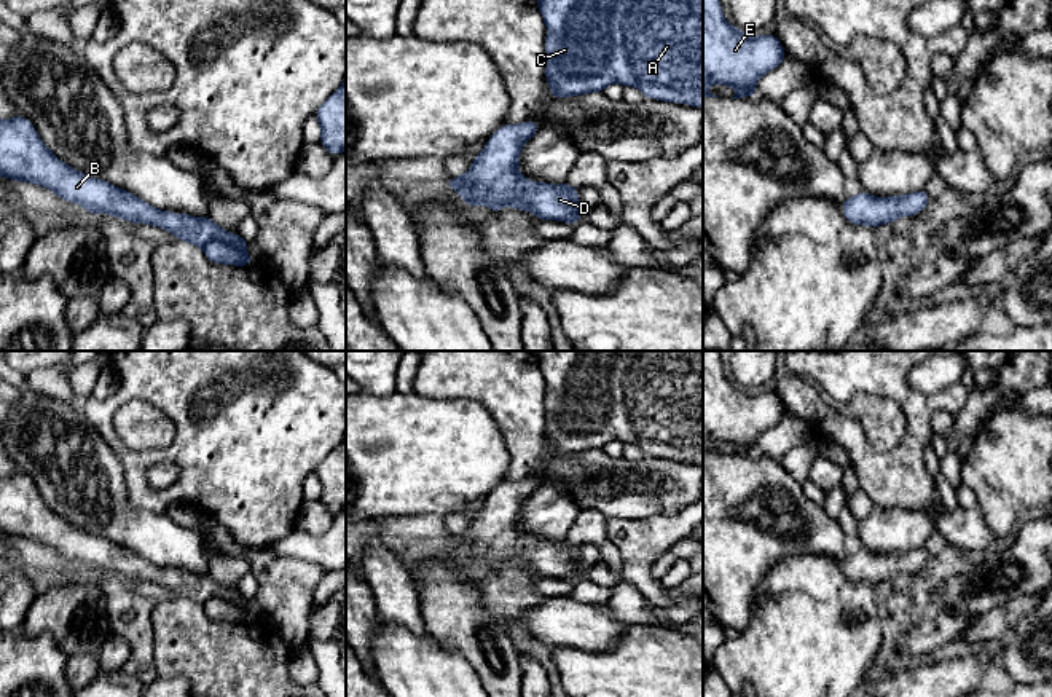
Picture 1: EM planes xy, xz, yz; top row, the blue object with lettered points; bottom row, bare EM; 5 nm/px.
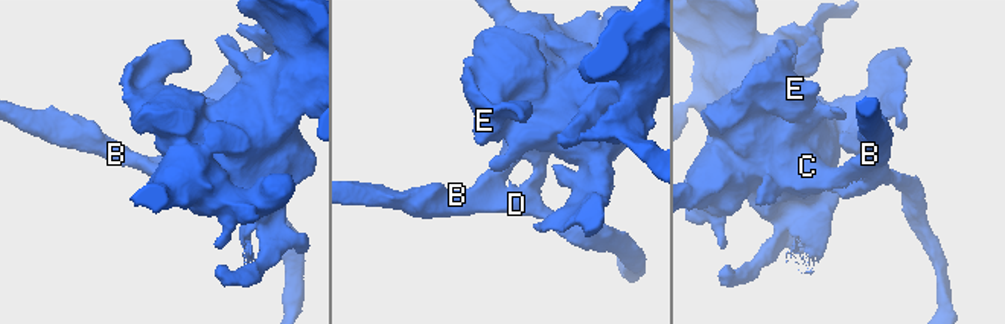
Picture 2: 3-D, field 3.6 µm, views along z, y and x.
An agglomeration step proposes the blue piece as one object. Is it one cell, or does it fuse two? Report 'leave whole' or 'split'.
leave whole

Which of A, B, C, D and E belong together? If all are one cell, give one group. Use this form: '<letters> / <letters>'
A B C D E

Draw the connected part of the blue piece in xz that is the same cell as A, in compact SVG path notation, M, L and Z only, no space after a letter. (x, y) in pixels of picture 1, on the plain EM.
M540 351L537 367L545 378L547 394L545 410L545 437L548 448L555 455L572 455L590 450L604 450L604 447L618 440L638 445L646 456L676 459L703 466L703 351Z

